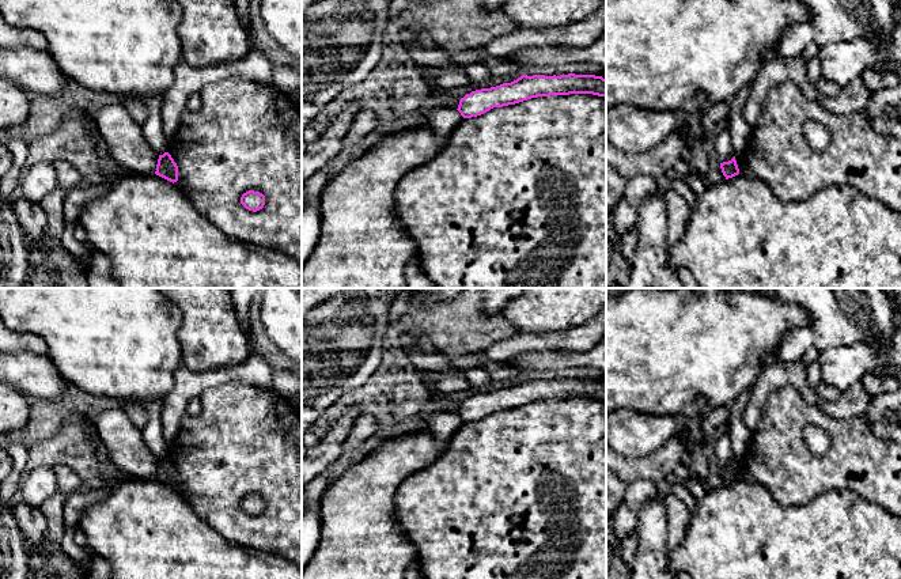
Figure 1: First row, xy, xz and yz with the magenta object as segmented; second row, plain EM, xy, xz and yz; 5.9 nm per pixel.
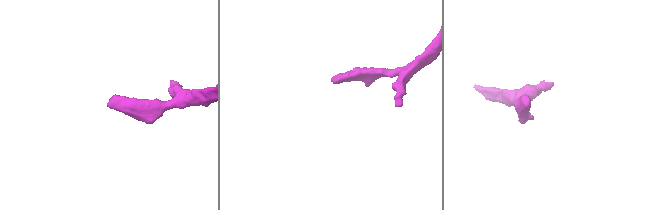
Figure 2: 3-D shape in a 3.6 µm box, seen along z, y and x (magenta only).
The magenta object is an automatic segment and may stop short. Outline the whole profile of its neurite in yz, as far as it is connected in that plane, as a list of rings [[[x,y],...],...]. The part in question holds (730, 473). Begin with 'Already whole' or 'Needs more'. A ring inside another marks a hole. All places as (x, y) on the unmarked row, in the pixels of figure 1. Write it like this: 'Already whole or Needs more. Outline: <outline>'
Already whole. Outline: [[[735,461],[728,466],[720,468],[720,473],[726,484],[732,482],[739,478],[739,473],[735,465]]]

